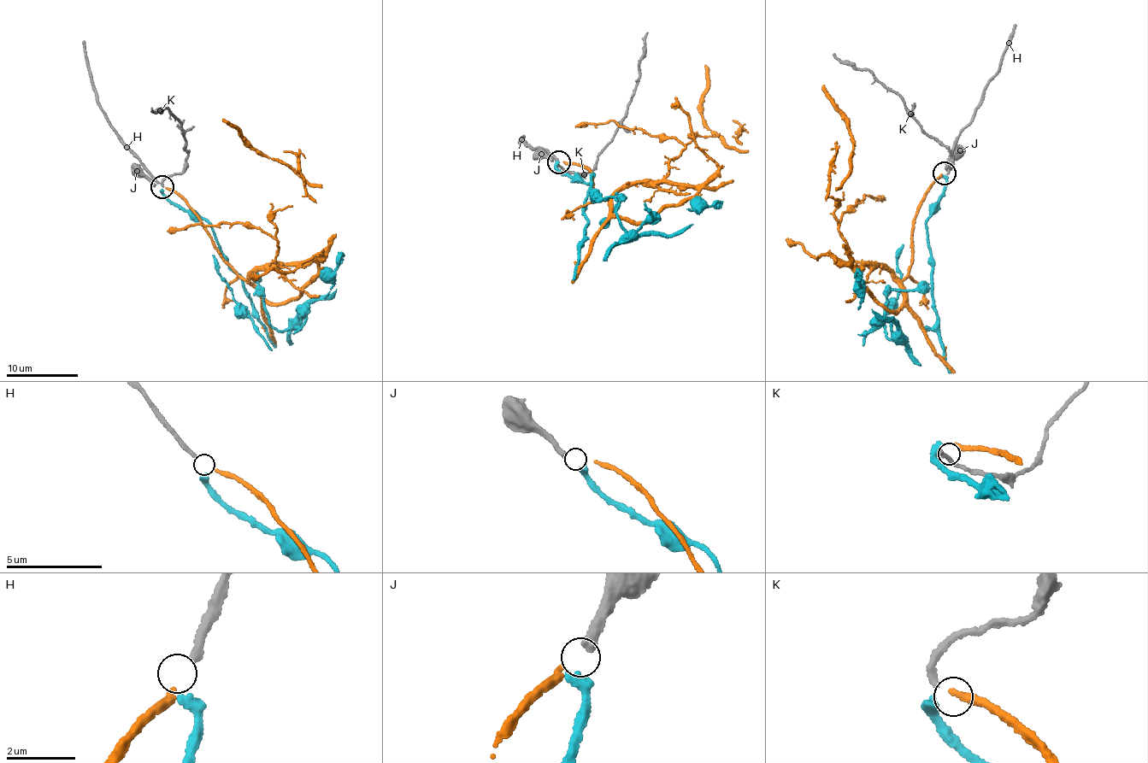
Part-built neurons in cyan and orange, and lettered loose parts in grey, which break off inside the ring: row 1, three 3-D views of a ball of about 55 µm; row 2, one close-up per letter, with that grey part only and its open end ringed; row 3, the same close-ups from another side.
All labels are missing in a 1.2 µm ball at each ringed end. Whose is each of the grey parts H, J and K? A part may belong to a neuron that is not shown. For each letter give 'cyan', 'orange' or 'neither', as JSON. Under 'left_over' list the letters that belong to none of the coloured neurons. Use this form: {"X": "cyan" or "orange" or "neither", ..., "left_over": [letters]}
{"H": "orange", "J": "cyan", "K": "neither", "left_over": ["K"]}

